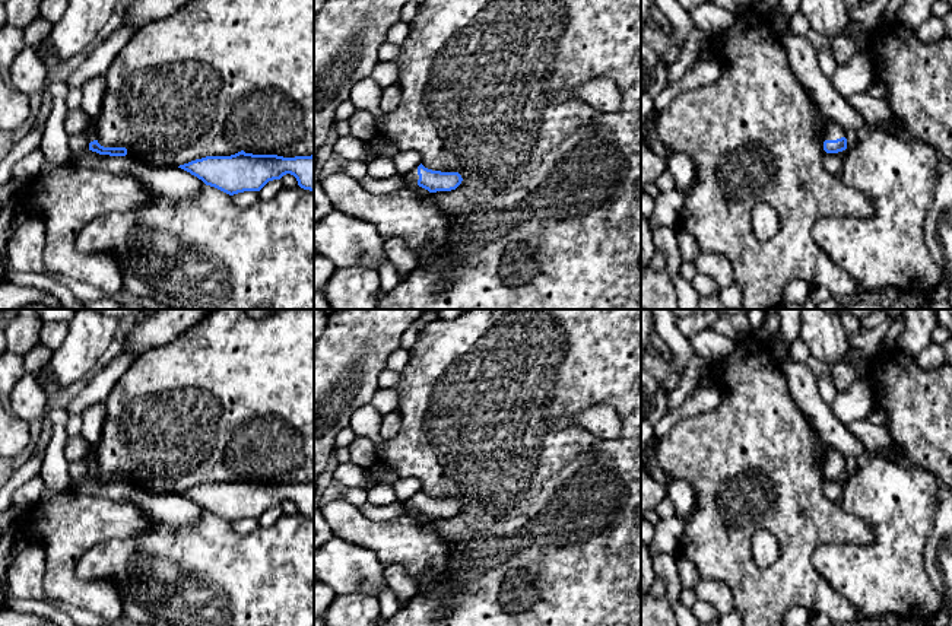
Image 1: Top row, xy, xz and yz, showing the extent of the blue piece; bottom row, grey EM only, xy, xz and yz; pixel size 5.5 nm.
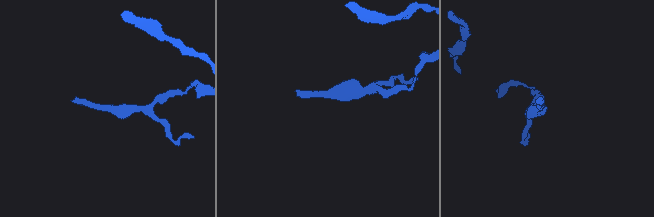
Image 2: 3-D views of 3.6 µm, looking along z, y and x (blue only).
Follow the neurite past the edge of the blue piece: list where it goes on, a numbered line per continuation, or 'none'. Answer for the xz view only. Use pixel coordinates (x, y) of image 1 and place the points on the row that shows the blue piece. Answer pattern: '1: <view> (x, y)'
1: xz (411, 178)

